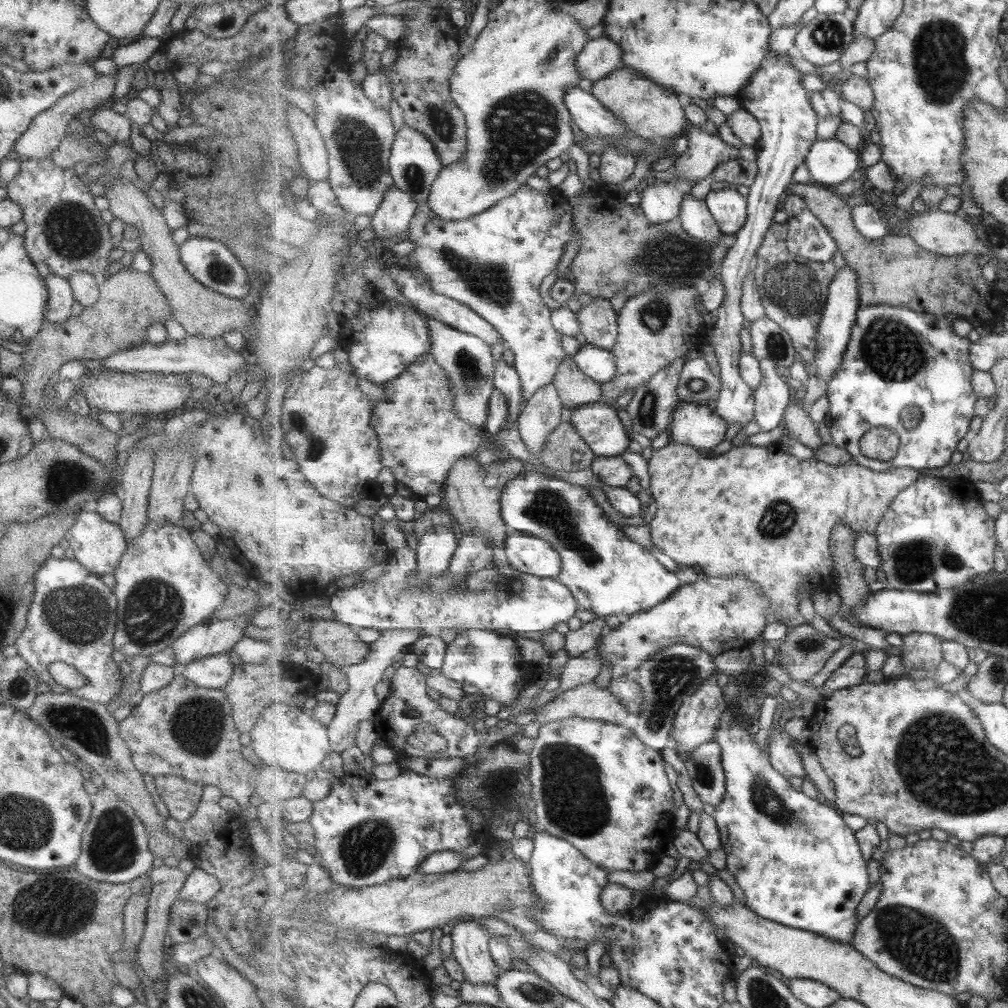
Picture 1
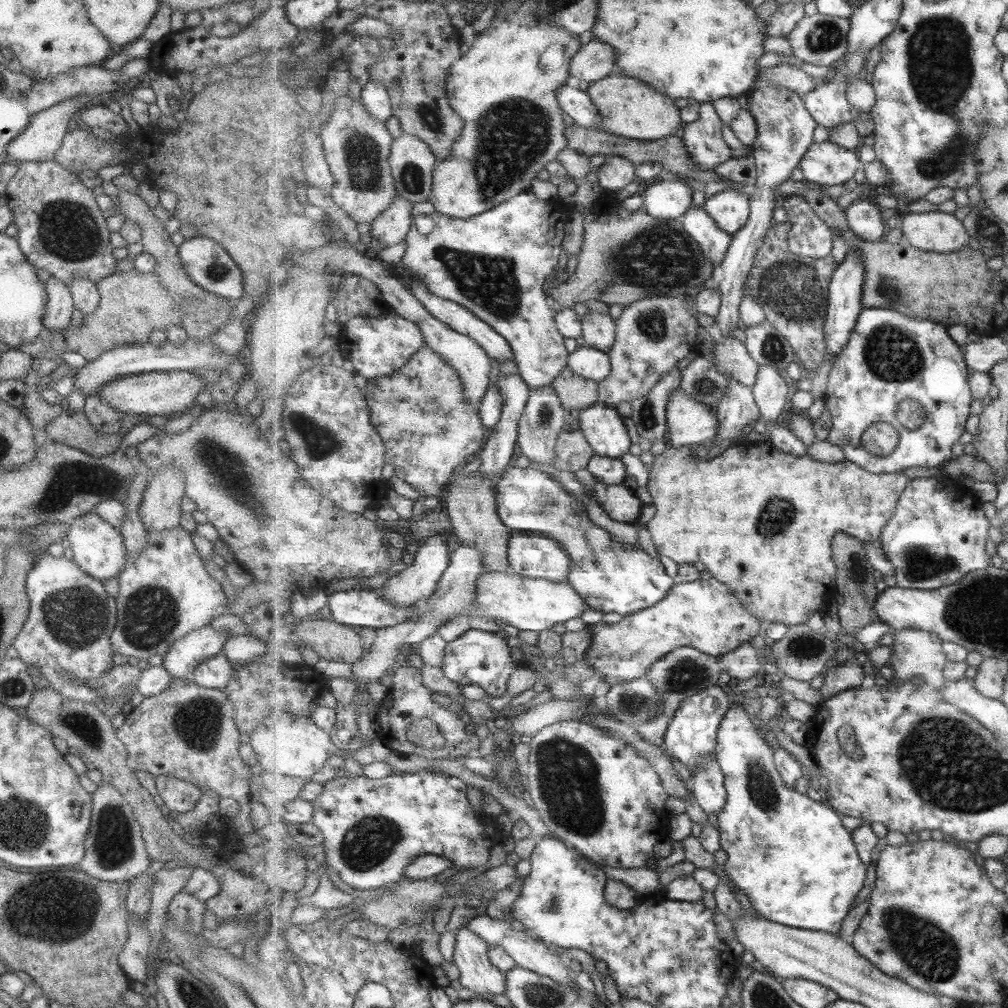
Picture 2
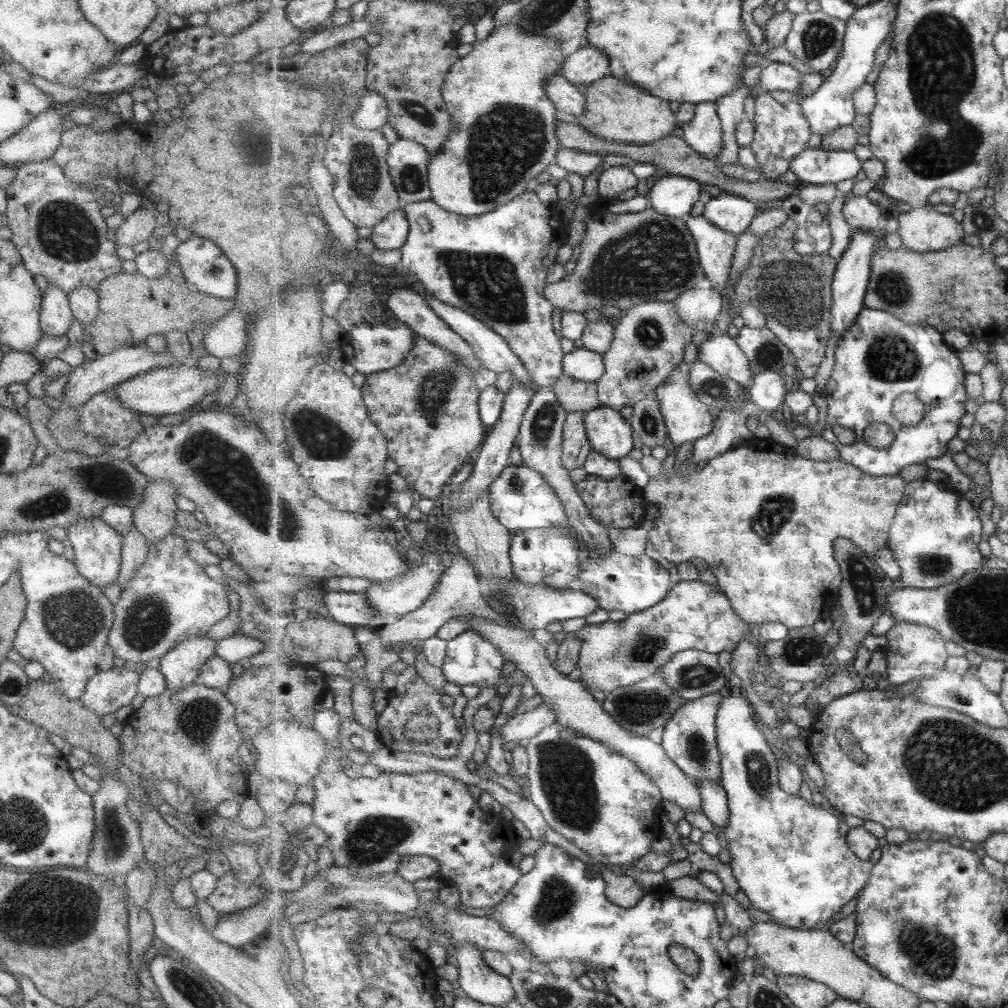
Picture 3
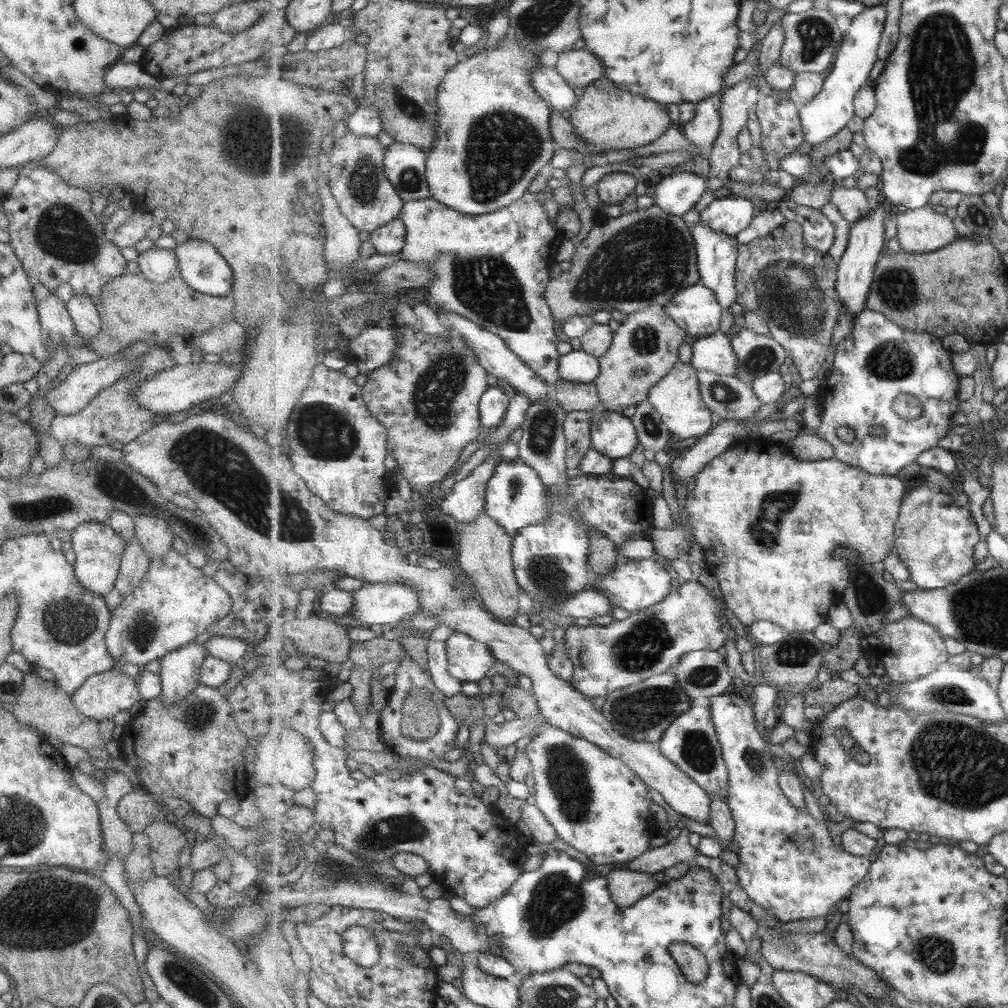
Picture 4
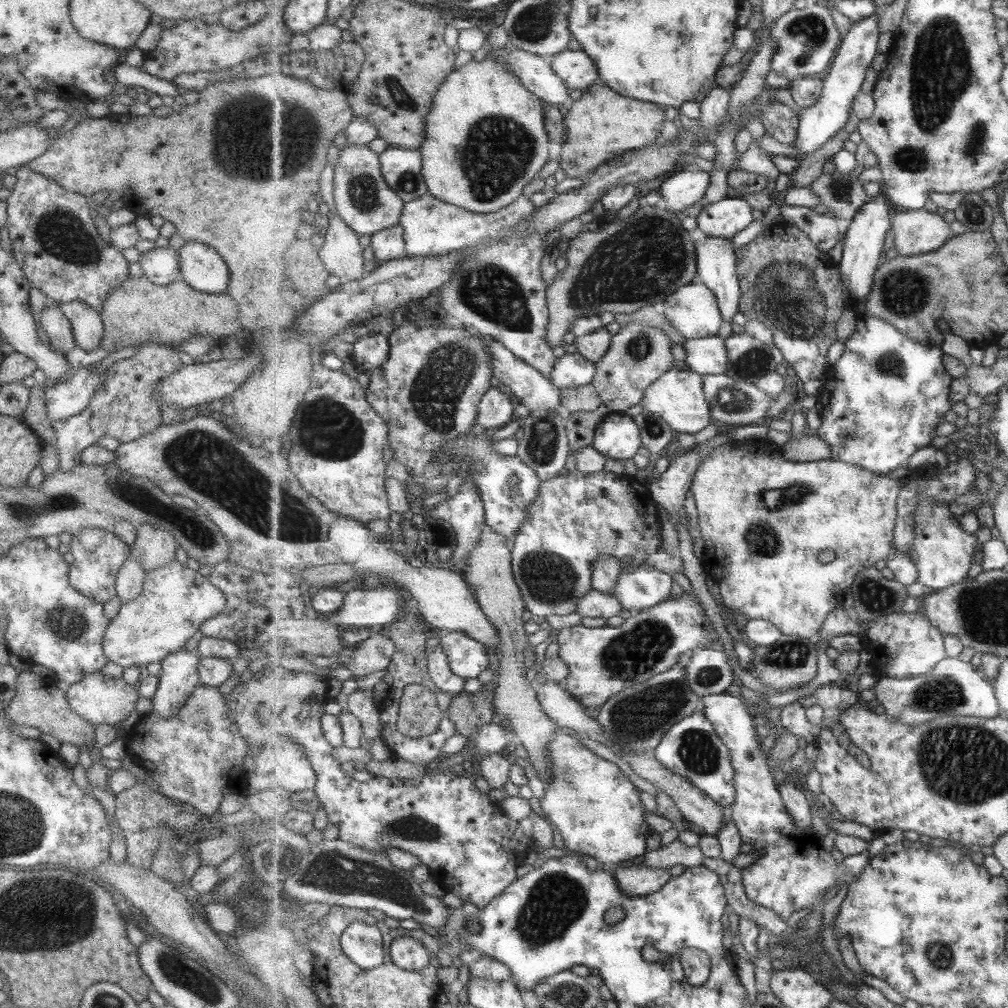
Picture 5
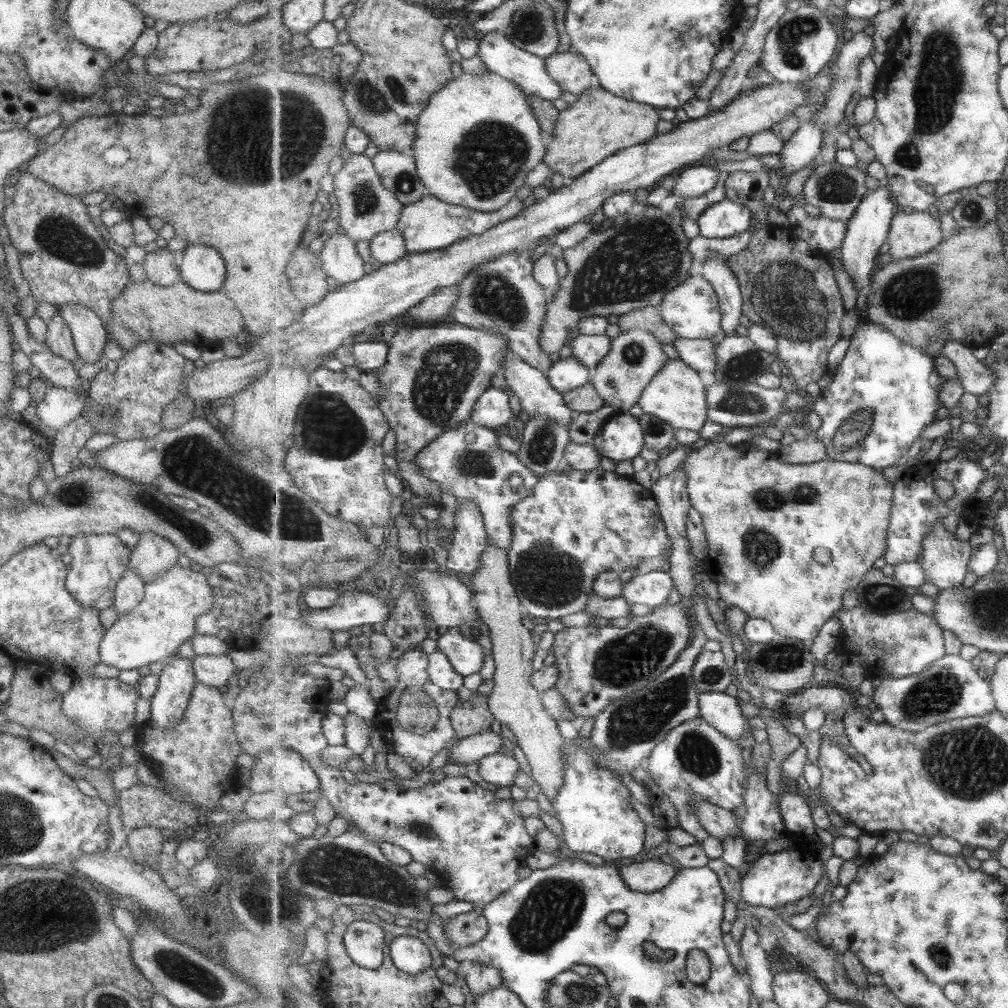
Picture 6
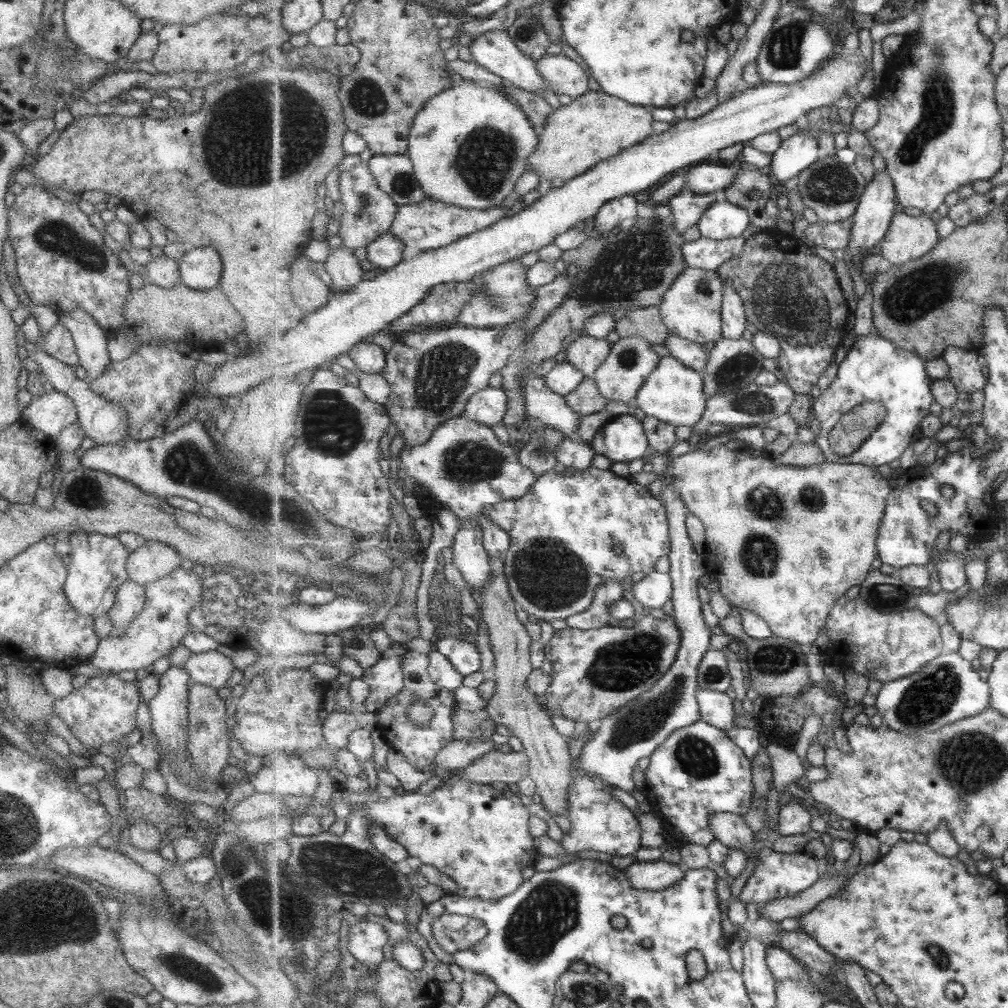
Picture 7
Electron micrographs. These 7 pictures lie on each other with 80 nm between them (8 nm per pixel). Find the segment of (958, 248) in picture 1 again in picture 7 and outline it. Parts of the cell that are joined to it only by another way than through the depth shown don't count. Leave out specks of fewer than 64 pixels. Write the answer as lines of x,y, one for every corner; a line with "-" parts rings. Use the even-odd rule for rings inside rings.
899,211
880,244
881,255
885,266
903,265
926,256
940,240
937,226
929,216
910,216

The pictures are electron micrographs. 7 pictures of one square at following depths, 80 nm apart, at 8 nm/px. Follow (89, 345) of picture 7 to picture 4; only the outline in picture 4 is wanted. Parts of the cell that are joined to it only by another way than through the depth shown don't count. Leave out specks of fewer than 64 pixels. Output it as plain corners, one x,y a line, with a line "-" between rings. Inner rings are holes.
86,295
73,296
64,305
83,344
99,333
101,322
91,298

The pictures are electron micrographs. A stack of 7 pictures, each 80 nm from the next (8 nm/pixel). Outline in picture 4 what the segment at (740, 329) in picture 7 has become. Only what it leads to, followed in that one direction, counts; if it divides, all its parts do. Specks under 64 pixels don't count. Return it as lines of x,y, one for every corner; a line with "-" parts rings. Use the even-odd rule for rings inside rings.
700,221
691,226
691,230
696,240
698,267
703,285
715,292
715,297
718,298
719,303
723,306
723,310
727,310
737,303
737,297
739,297
736,280
739,254
738,240
735,236
729,236
723,232
715,232

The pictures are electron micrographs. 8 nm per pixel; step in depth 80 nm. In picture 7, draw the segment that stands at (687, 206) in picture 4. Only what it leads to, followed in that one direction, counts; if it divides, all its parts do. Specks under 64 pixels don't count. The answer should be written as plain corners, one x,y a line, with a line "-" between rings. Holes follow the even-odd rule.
711,160
689,170
684,187
691,187
692,192
699,194
723,193
738,176
738,171
732,170
728,163

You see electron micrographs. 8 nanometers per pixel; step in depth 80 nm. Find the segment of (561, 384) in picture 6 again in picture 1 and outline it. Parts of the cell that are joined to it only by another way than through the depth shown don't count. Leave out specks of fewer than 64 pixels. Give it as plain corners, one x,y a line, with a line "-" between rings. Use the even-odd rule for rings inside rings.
586,344
573,357
587,376
602,385
611,382
618,374
617,357
612,350

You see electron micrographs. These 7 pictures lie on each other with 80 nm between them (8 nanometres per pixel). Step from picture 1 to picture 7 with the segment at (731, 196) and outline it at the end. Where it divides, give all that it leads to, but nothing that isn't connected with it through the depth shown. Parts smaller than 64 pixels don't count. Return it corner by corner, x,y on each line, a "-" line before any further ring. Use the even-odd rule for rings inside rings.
724,198
707,209
698,227
703,237
713,240
741,238
752,231
750,212

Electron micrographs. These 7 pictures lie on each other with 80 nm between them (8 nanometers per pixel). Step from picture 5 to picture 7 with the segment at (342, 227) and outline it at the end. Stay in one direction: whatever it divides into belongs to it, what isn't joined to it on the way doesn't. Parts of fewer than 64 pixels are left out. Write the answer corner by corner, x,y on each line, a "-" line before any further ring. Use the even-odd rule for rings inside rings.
343,242
341,246
330,249
324,268
341,294
351,291
353,287
357,287
368,278
359,260
353,255
353,251
349,249
349,246
344,246

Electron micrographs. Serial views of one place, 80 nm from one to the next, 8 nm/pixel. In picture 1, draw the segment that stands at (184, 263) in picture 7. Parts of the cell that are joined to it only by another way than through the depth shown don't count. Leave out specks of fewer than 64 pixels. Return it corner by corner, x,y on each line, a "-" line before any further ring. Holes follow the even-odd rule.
187,237
183,244
179,245
178,254
181,264
189,272
189,275
211,291
238,300
242,300
247,294
254,291
251,284
249,284
247,272
235,259
231,250
221,243
218,238

